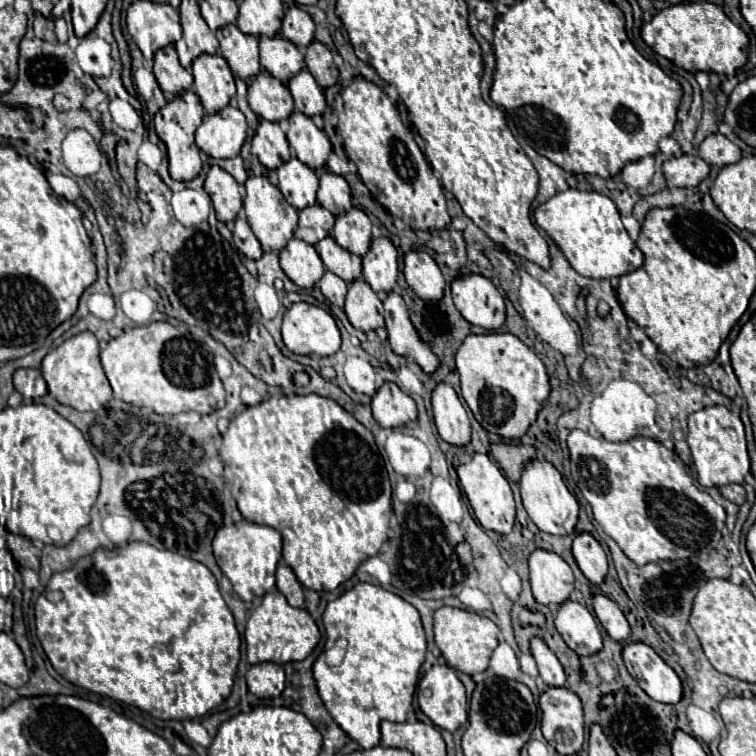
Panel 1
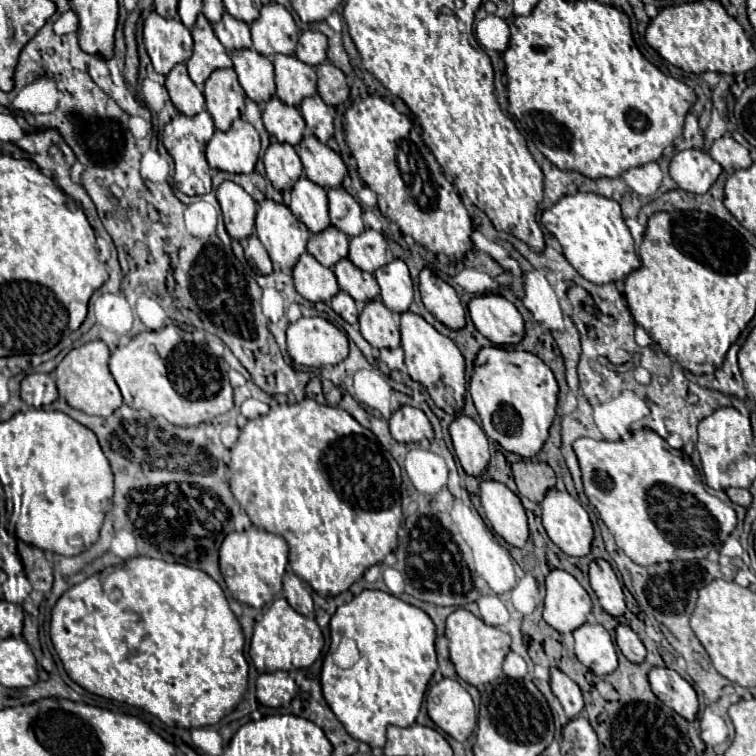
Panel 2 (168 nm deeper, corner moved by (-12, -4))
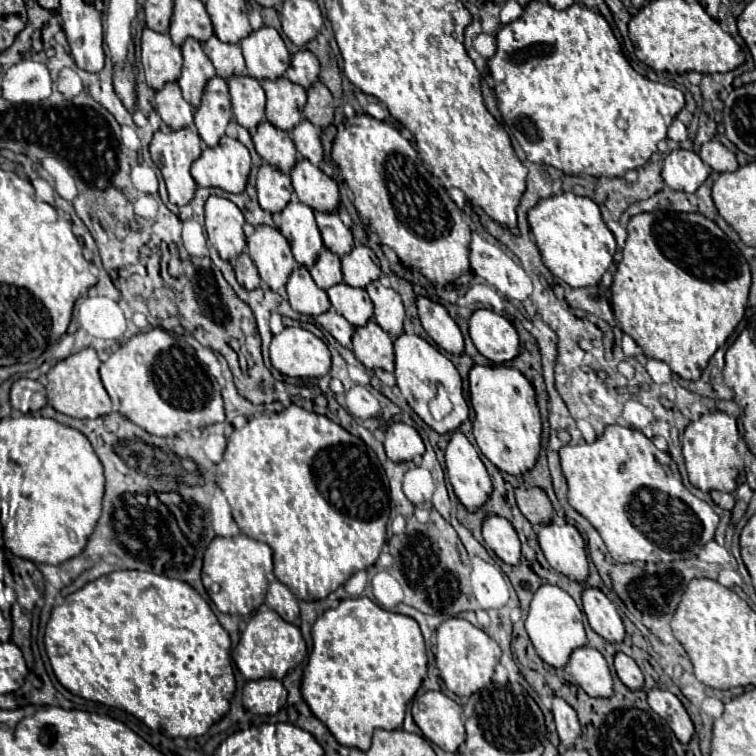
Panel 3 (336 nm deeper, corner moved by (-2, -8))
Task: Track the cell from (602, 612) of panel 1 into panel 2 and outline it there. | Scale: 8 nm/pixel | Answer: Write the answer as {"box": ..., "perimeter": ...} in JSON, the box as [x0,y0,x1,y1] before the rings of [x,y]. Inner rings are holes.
{"box":[616,623,646,663],"perimeter":[[[620,623],[616,627],[616,643],[618,643],[620,651],[624,653],[624,657],[630,659],[630,661],[634,661],[634,663],[640,663],[646,657],[644,643],[640,641],[640,637],[628,625]]]}

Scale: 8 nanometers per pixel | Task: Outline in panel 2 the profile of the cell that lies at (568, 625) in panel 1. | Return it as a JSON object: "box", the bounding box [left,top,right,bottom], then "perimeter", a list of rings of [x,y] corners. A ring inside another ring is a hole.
{"box":[574,623,618,675],"perimeter":[[[584,623],[580,629],[574,629],[574,651],[578,661],[584,663],[588,669],[592,669],[596,675],[608,675],[618,665],[612,637],[600,623]]]}

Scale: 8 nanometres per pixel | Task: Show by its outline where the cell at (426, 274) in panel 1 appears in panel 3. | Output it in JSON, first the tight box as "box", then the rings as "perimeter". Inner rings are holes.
{"box":[418,297,464,355],"perimeter":[[[420,297],[418,299],[418,315],[420,315],[422,327],[426,329],[426,333],[432,337],[432,341],[440,349],[444,349],[452,355],[464,353],[462,331],[454,323],[454,319],[450,319],[448,311],[440,303],[436,303],[428,297]]]}

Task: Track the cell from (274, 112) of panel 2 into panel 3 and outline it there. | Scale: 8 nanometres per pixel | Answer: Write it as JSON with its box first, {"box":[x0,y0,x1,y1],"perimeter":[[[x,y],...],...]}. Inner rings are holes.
{"box":[252,121,296,173],"perimeter":[[[262,121],[262,125],[258,125],[252,141],[256,153],[274,169],[288,173],[296,165],[296,149],[290,141],[290,135],[282,129],[276,129],[268,121]]]}

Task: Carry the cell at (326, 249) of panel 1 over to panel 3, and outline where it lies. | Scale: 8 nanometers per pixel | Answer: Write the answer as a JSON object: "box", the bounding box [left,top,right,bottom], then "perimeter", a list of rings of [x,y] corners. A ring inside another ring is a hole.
{"box":[328,283,374,329],"perimeter":[[[338,283],[328,289],[330,303],[338,315],[342,315],[354,329],[366,325],[372,319],[374,307],[366,289],[354,289],[346,283]]]}

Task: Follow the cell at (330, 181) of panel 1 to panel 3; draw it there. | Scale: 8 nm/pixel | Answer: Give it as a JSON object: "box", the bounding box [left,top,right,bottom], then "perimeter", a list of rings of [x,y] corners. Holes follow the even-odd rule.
{"box":[316,213,354,257],"perimeter":[[[316,213],[316,223],[322,233],[324,247],[342,257],[342,253],[350,253],[354,241],[352,231],[340,221],[338,213]]]}

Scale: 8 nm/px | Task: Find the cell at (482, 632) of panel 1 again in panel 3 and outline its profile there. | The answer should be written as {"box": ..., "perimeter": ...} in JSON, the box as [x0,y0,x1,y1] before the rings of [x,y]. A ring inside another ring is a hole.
{"box":[436,617,500,697],"perimeter":[[[450,617],[438,627],[436,639],[436,667],[444,685],[458,697],[470,697],[486,683],[490,683],[496,663],[500,661],[500,647],[482,629],[474,627],[462,617]]]}

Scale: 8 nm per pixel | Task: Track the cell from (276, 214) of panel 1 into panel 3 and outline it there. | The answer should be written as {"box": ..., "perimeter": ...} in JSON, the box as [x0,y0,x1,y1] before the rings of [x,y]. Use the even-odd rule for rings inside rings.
{"box":[246,227,296,291],"perimeter":[[[256,227],[254,235],[248,237],[246,253],[254,261],[260,279],[274,291],[284,289],[290,273],[296,267],[286,237],[274,227]]]}

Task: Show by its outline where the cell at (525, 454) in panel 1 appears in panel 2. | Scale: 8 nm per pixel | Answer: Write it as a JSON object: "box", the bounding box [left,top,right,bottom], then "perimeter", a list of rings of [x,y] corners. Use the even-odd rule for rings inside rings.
{"box":[512,459,556,501],"perimeter":[[[520,459],[512,463],[512,473],[518,485],[518,493],[532,501],[542,501],[544,493],[556,485],[556,475],[548,463],[536,459]]]}

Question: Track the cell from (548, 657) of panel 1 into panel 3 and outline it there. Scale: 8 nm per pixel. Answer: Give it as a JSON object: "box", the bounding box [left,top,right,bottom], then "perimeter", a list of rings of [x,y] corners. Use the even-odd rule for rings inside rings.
{"box":[552,697,582,749],"perimeter":[[[560,697],[552,699],[552,713],[554,713],[556,731],[560,735],[562,745],[568,747],[568,749],[574,749],[576,747],[576,739],[582,735],[582,727],[580,727],[580,721],[578,721],[578,715]]]}

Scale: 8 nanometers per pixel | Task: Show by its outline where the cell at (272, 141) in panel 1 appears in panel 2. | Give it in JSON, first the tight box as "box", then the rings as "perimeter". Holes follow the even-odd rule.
{"box":[262,139,304,191],"perimeter":[[[276,139],[266,149],[262,161],[266,167],[266,177],[278,191],[292,189],[292,185],[304,173],[304,167],[302,167],[302,161],[300,161],[296,149],[288,143],[280,143]]]}

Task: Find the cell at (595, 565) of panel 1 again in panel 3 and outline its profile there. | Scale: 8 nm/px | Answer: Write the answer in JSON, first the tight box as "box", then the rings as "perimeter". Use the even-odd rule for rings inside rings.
{"box":[582,587,626,643],"perimeter":[[[588,587],[582,595],[584,613],[588,617],[590,627],[606,641],[606,643],[622,643],[626,637],[624,623],[612,605],[612,601],[600,591]]]}

